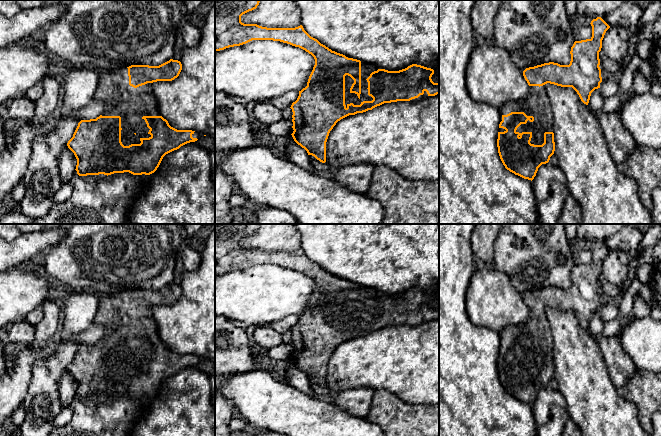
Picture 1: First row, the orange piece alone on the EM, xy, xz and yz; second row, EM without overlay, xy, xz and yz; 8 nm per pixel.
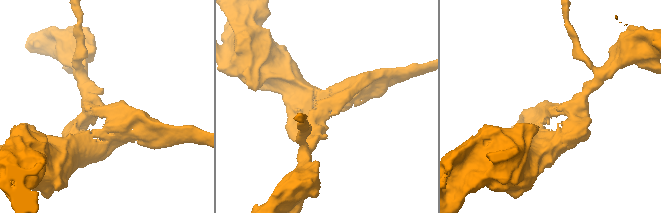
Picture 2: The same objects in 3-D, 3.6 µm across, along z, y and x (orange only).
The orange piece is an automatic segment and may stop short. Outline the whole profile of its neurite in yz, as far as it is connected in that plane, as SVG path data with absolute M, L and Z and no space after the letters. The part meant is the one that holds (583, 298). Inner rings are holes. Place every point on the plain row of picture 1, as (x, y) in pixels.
M601 241L590 248L592 261L574 266L569 289L549 286L526 292L523 300L529 309L528 320L499 332L498 377L505 392L515 399L532 405L538 392L554 378L552 331L545 309L572 311L586 329L591 317L600 312L599 276L610 250Z

